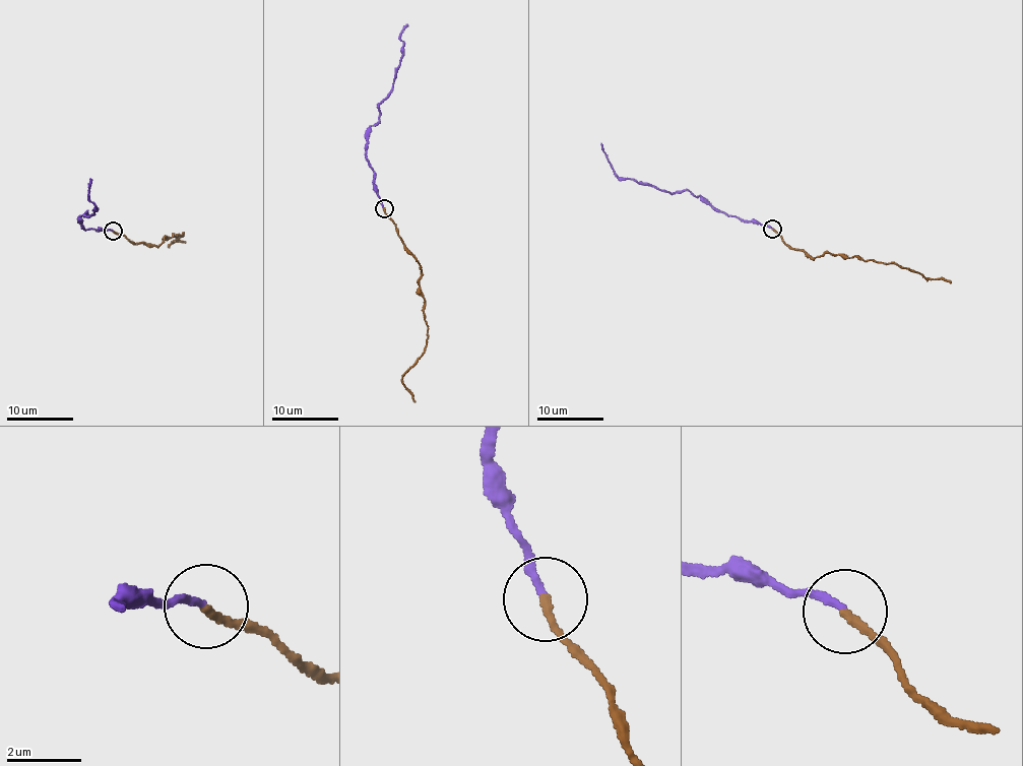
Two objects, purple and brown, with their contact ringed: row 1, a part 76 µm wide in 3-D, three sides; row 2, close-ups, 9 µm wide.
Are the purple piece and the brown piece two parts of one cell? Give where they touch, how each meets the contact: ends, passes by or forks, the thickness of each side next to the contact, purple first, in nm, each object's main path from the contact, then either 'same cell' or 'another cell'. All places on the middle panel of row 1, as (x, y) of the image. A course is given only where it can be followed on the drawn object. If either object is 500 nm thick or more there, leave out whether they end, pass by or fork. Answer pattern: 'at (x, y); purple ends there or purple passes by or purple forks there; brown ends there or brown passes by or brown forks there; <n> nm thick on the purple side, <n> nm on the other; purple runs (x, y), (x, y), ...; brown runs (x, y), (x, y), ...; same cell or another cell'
at (384, 208); purple ends there; brown ends there; 190 nm thick on the purple side, 220 nm on the other; purple runs (384, 207), (366, 156), (369, 129), (378, 120), (379, 105), (392, 87), (403, 44), (400, 34), (407, 24); brown runs (384, 207), (421, 268), (419, 293), (428, 326), (426, 346), (403, 377), (414, 402); another cell

